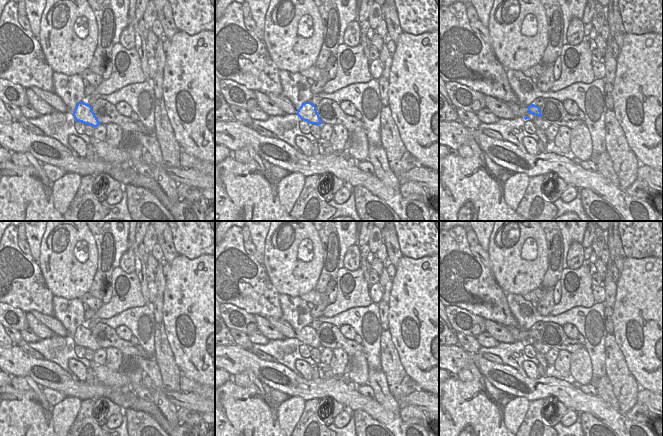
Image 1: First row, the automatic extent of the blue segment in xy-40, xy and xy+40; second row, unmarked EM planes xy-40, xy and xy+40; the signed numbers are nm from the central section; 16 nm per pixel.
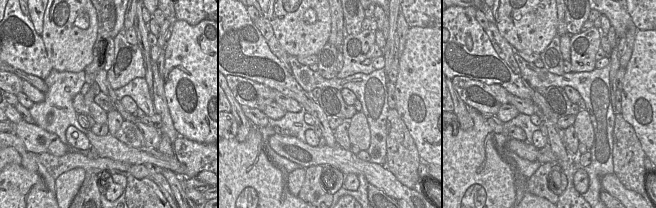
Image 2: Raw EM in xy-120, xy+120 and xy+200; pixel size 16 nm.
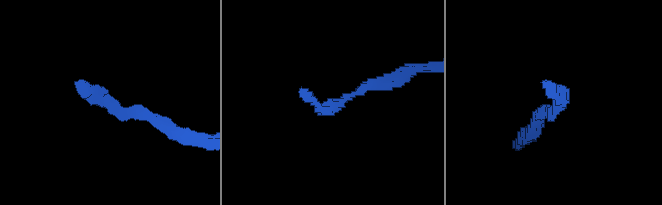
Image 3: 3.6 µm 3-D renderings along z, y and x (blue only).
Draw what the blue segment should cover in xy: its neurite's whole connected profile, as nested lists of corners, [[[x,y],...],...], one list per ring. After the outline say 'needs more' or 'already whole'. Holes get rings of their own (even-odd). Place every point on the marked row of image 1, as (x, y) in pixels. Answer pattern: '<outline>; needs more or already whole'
[[[265,93],[281,110],[286,114],[297,114],[301,120],[307,121],[310,124],[321,125],[321,119],[316,110],[316,106],[311,102],[305,102],[297,110],[290,100],[282,95],[274,93]]]; needs more

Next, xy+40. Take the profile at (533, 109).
[[[505,102],[515,116],[522,116],[525,120],[529,119],[528,114],[542,116],[539,106],[531,104],[529,106],[519,106],[513,102]]]; needs more

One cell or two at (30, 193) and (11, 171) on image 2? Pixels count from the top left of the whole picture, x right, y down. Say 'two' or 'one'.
one

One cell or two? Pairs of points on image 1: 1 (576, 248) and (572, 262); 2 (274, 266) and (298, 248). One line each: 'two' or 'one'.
1: one
2: one

